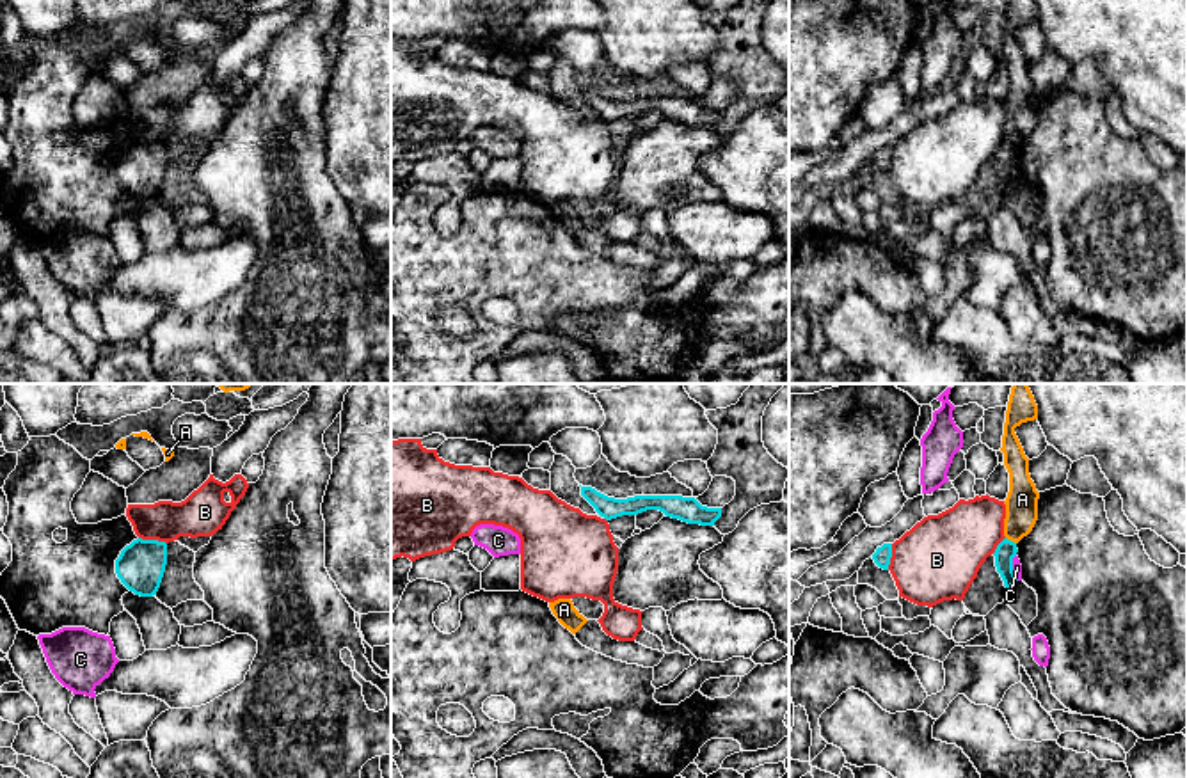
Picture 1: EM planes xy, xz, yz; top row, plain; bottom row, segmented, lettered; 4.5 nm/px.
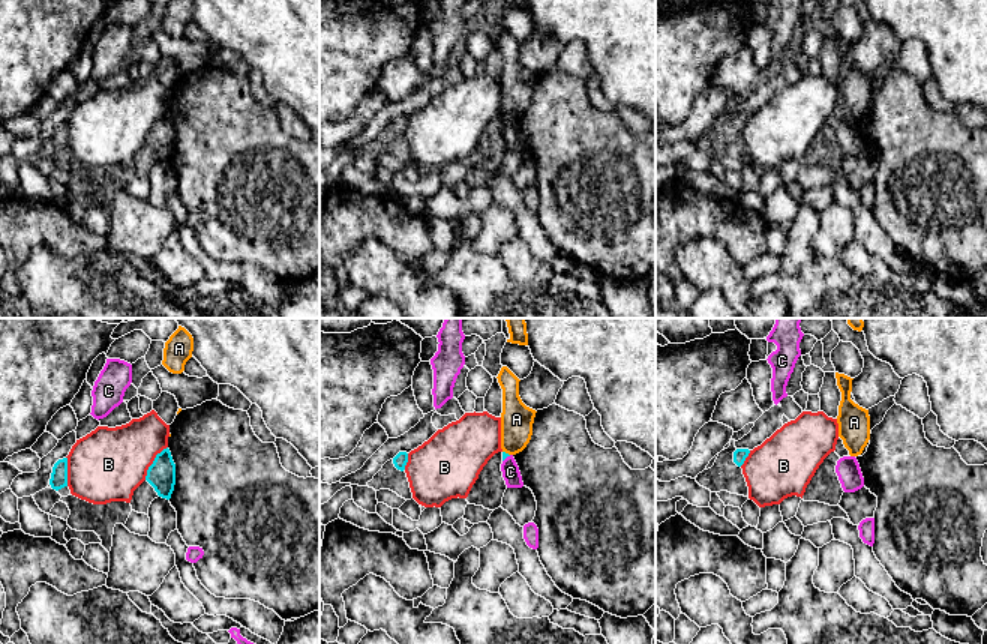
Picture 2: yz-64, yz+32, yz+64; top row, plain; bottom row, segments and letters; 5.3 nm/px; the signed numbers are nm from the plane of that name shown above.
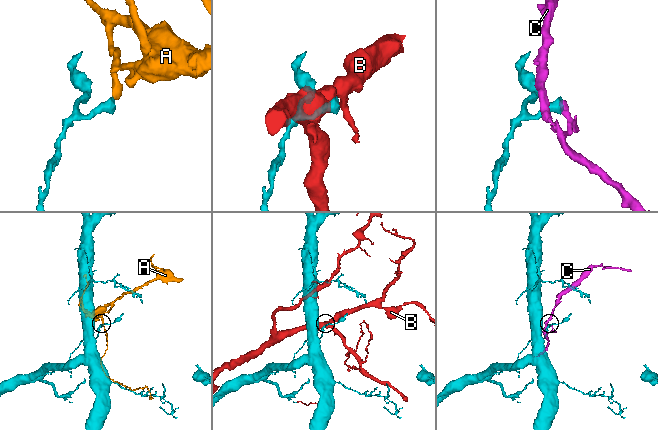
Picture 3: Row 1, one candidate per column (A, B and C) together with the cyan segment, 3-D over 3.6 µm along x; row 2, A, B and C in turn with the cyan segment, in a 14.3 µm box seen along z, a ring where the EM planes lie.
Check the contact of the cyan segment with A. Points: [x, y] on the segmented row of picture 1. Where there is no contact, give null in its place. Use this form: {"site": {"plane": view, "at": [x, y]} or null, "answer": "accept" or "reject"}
{"site": {"plane": "yz", "at": [1010, 540]}, "answer": "reject"}

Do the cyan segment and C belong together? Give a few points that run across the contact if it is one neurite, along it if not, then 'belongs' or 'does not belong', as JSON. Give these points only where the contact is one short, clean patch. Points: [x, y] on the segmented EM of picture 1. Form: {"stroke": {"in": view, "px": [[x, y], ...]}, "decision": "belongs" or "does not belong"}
{"decision": "does not belong"}

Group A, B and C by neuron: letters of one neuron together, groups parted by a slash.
A / B / C

